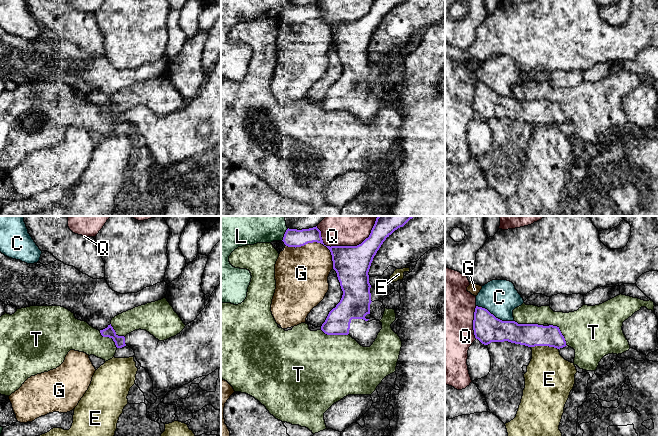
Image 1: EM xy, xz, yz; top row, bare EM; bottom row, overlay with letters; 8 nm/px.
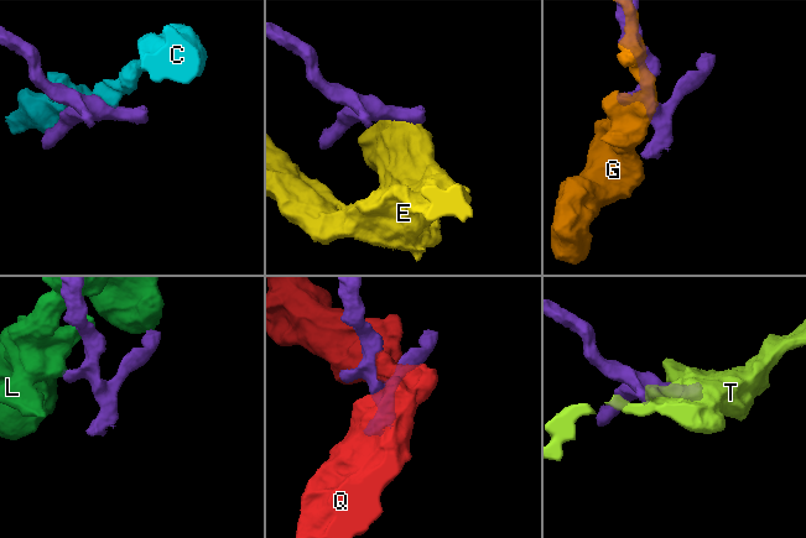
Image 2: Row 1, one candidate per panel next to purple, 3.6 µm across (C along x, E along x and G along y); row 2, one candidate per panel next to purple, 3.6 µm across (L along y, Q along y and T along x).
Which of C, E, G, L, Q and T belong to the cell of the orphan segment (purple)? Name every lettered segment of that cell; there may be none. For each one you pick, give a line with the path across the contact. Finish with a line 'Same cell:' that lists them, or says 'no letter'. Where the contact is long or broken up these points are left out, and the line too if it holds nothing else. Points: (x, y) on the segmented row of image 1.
Same cell: no letter

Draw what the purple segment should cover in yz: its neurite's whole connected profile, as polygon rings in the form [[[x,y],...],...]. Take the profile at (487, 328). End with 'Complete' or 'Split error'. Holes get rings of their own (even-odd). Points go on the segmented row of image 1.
[[[478,306],[474,312],[473,330],[476,340],[469,347],[467,359],[472,381],[486,377],[491,370],[491,356],[487,348],[491,342],[508,341],[528,347],[549,346],[557,349],[567,346],[557,326],[502,321]]]. Split error

